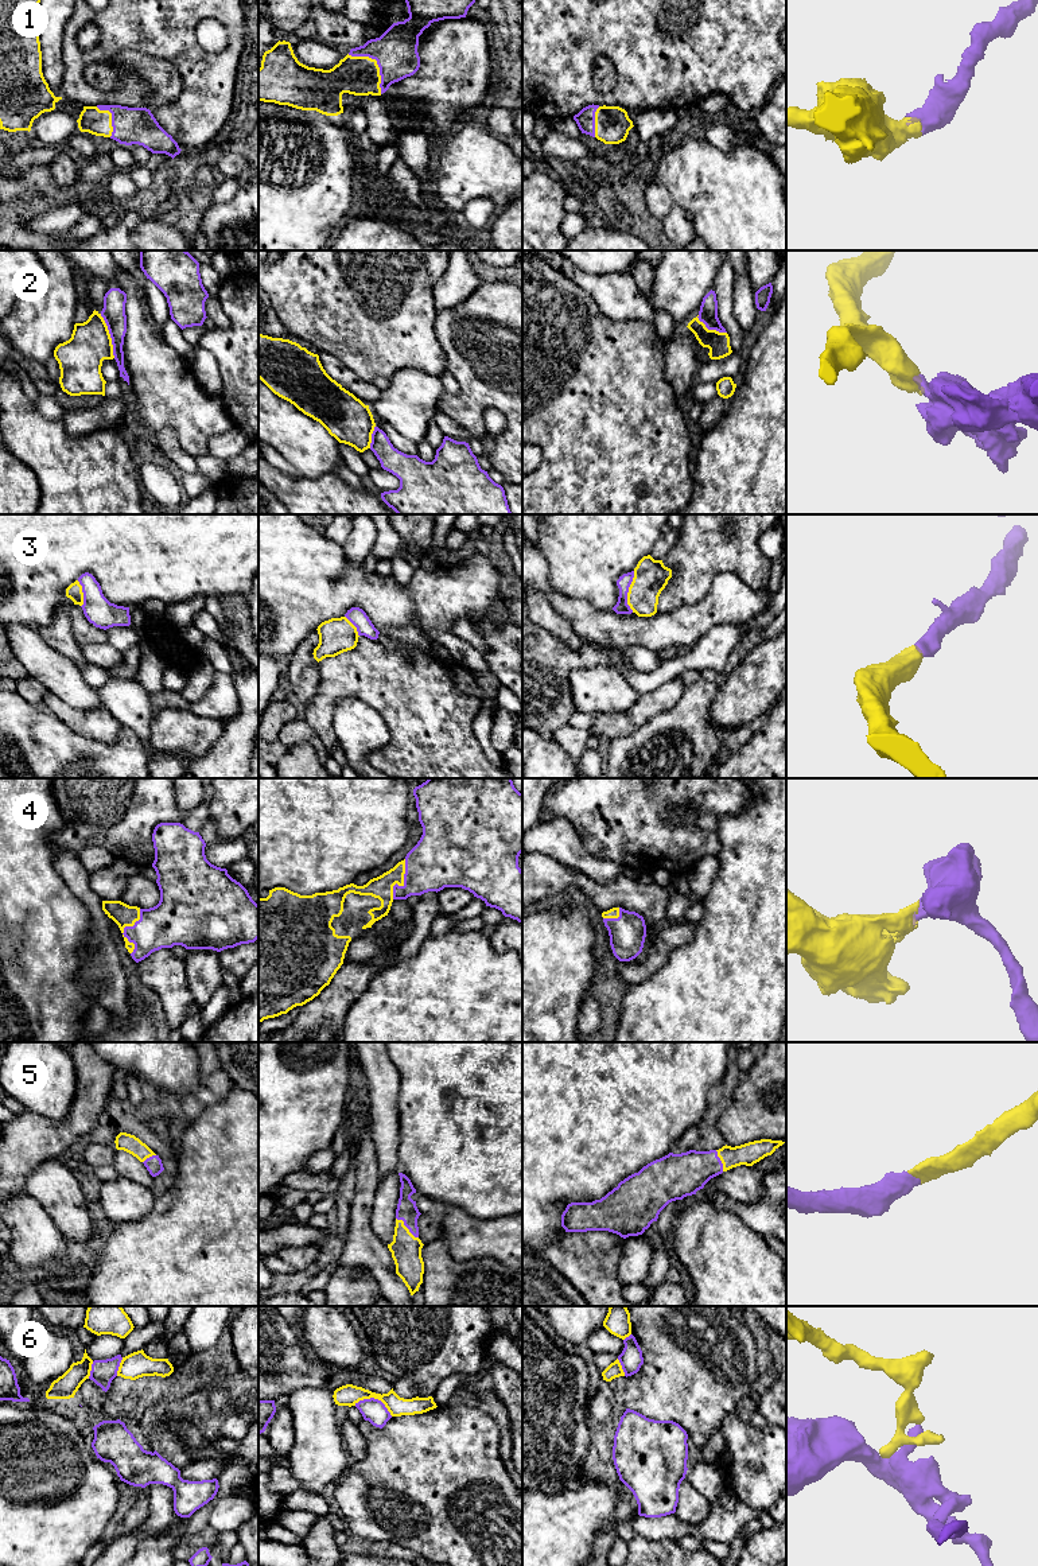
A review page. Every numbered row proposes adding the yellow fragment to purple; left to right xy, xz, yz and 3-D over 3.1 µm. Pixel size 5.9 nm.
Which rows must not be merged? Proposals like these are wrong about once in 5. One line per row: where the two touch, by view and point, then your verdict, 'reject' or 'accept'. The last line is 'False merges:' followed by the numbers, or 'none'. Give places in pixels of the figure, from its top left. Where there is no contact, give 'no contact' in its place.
1: contact xz (377, 63); accept
2: contact xy (111, 335); reject
3: contact yz (628, 591); accept
4: contact xy (124, 929); accept
5: contact xz (405, 1226); accept
6: contact xz (373, 1398); reject
False merges: 2, 6

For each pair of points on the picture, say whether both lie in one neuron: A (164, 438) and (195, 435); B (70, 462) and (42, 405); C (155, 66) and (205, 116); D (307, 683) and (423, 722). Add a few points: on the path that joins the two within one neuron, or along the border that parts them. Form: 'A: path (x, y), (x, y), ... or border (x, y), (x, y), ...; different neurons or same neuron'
A: border (156, 432), (171, 427), (179, 445), (194, 458); different neurons
B: border (32, 401), (46, 418), (62, 419); different neurons
C: border (168, 62), (181, 77), (182, 92), (154, 108); different neurons
D: border (319, 663), (319, 687), (307, 706); different neurons

